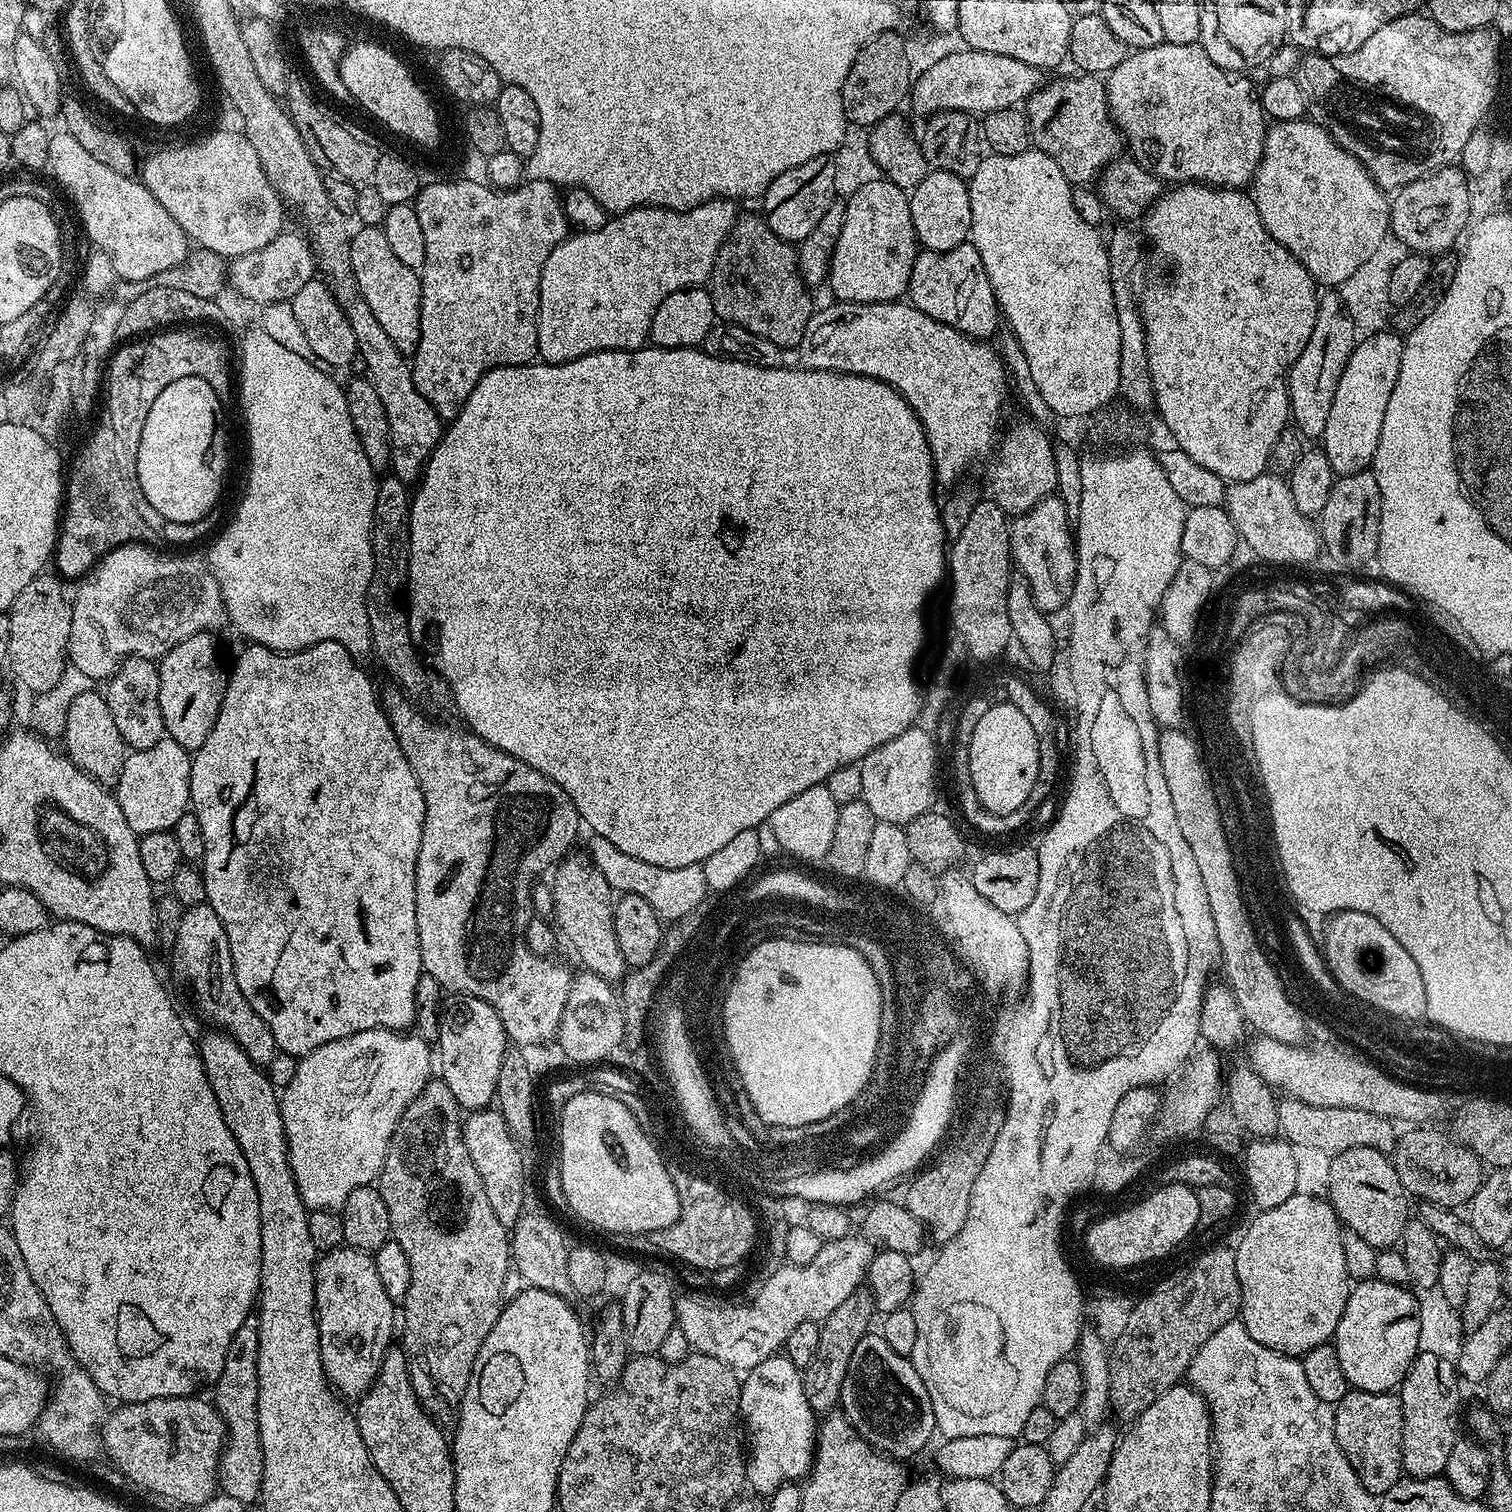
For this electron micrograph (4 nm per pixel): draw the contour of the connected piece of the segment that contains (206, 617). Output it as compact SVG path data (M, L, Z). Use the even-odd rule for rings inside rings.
M123 544L122 547L116 548L108 553L95 568L91 569L87 579L79 585L79 587L81 586L80 593L74 596L74 599L71 601L72 621L70 622L68 660L70 661L71 667L77 668L82 674L86 674L89 681L107 681L108 677L112 676L129 656L141 656L147 660L156 660L166 655L174 646L178 646L178 642L182 642L186 638L190 638L199 632L212 632L216 630L216 627L218 627L220 623L225 623L226 613L224 611L222 590L218 586L216 575L212 573L207 563L205 563L203 559L191 560L188 556L159 556L156 551L157 549L155 547L145 546L143 544Z

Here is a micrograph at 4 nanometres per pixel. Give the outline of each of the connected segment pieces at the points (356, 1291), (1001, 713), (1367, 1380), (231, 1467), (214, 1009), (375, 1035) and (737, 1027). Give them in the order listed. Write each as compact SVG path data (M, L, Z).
M341 1246L317 1259L316 1321L320 1357L329 1384L341 1397L363 1396L393 1343L392 1327L398 1324L397 1305L382 1290L376 1261L369 1253Z
M1002 702L993 703L974 729L974 738L970 738L968 746L970 778L974 794L987 812L1010 814L1018 810L1034 787L1039 766L1032 760L1032 740L1024 734L1024 716Z
M1371 1279L1361 1280L1348 1293L1348 1301L1346 1302L1346 1310L1342 1310L1342 1318L1336 1327L1334 1343L1338 1350L1338 1362L1342 1362L1342 1374L1346 1374L1349 1385L1353 1389L1362 1392L1392 1392L1399 1389L1404 1380L1405 1374L1410 1370L1411 1364L1414 1362L1417 1353L1419 1352L1418 1336L1419 1336L1419 1314L1417 1312L1417 1297L1403 1284L1391 1284L1385 1280Z
M250 1315L242 1322L238 1334L226 1350L226 1362L217 1378L214 1403L224 1420L226 1443L220 1454L218 1484L222 1492L238 1498L246 1506L255 1505L260 1499L260 1487L264 1477L262 1438L258 1430L258 1326L259 1319Z
M206 902L187 909L170 947L172 968L177 978L197 996L196 1004L201 1014L212 1023L209 1025L232 1036L255 1064L268 1065L278 1051L274 1034L270 1034L270 1026L258 1018L258 1010L246 1002L246 994L238 990L238 978L234 978L234 966L230 958L230 942L218 914L214 914Z
M375 1028L374 1030L362 1030L358 1034L350 1034L346 1038L338 1038L334 1042L326 1042L326 1046L318 1046L318 1050L314 1050L310 1054L297 1059L294 1079L291 1080L290 1086L286 1086L279 1093L280 1113L282 1114L282 1126L284 1127L286 1142L288 1143L290 1170L294 1174L294 1182L298 1186L298 1194L309 1210L313 1212L318 1210L331 1212L343 1209L346 1198L350 1198L350 1194L354 1194L354 1190L369 1187L379 1177L382 1166L386 1162L386 1150L390 1146L390 1138L394 1134L394 1130L398 1126L406 1106L428 1084L433 1072L434 1052L430 1044L425 1040L421 1040L416 1034L405 1034L403 1031L390 1028Z
M764 944L764 948L756 948L756 952L748 956L748 964L740 968L740 976L736 976L736 988L732 988L732 996L728 996L728 1040L732 1040L736 1064L740 1064L740 1072L744 1072L748 1092L752 1092L752 1100L756 1100L756 1113L762 1122L774 1127L808 1128L819 1120L828 1120L831 1116L840 1114L840 1103L856 1092L856 1087L862 1083L872 1065L872 1048L876 1048L878 1017L880 996L876 996L876 980L872 980L868 964L864 964L864 960L856 956L856 952L848 952L848 948L808 948L808 944Z

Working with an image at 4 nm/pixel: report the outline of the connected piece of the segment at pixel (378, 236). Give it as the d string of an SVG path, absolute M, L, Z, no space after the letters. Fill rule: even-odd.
M360 226L357 229L351 233L350 262L362 298L366 298L366 306L370 306L382 330L390 334L390 342L394 342L400 352L415 353L420 341L420 273L403 264L394 250L390 250L383 227Z

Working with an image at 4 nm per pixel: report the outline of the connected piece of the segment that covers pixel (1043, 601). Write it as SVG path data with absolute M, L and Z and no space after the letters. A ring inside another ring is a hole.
M1056 494L1048 496L1010 524L1015 567L1029 580L1033 596L1044 610L1059 609L1076 586L1074 525L1067 520L1066 506Z

